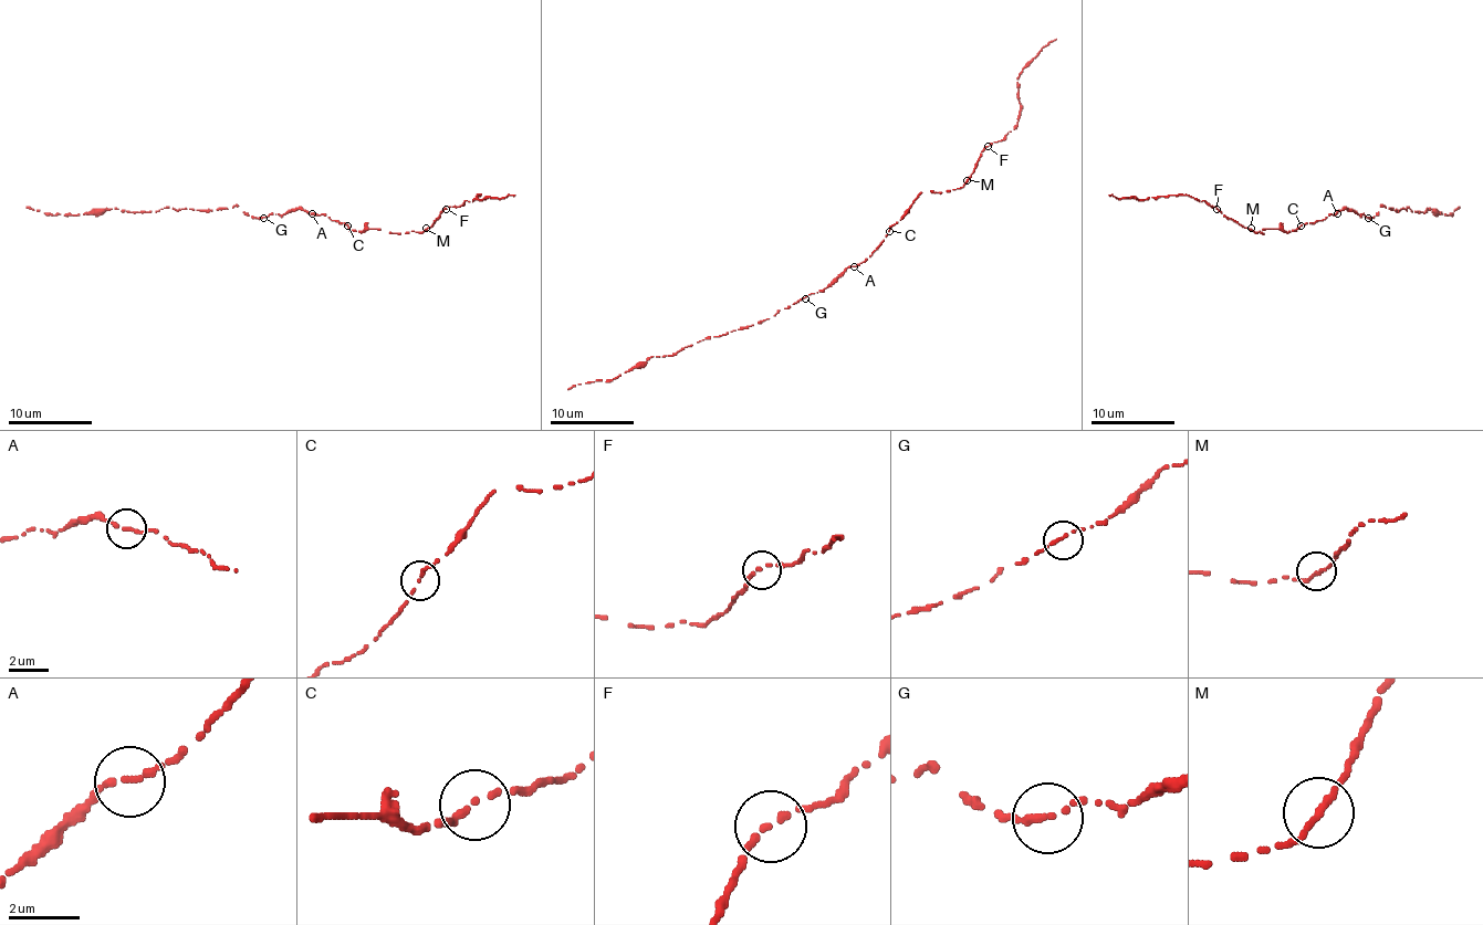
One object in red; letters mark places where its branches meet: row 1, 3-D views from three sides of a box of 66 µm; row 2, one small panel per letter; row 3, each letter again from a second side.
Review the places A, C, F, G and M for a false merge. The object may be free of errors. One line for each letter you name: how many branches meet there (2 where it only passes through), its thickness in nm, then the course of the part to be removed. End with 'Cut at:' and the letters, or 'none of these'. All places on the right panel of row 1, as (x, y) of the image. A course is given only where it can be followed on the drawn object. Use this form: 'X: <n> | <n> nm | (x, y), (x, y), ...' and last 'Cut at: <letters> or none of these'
Cut at: none of these

